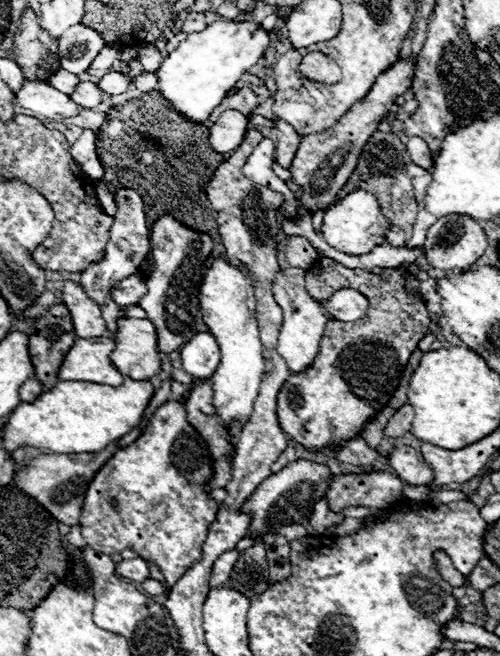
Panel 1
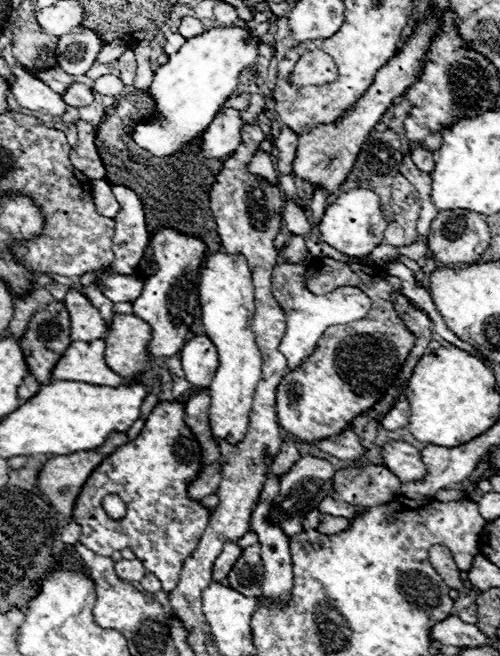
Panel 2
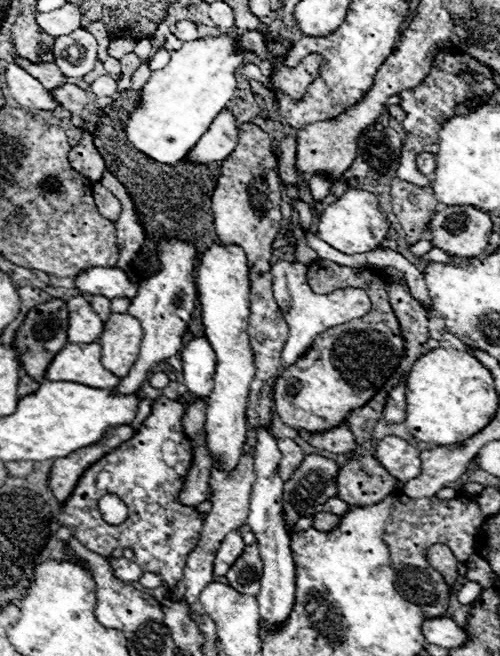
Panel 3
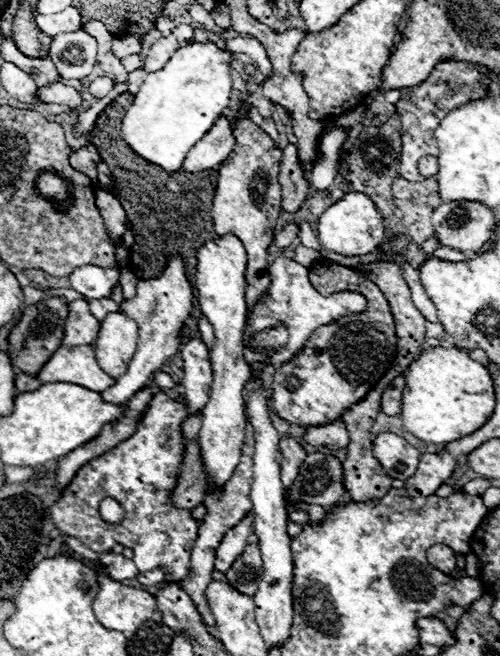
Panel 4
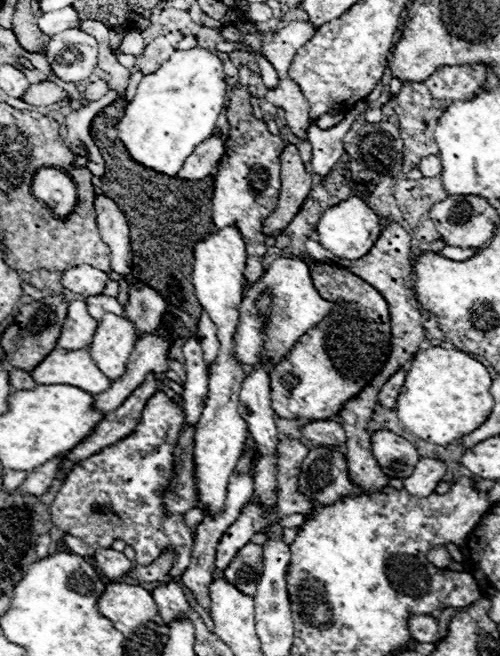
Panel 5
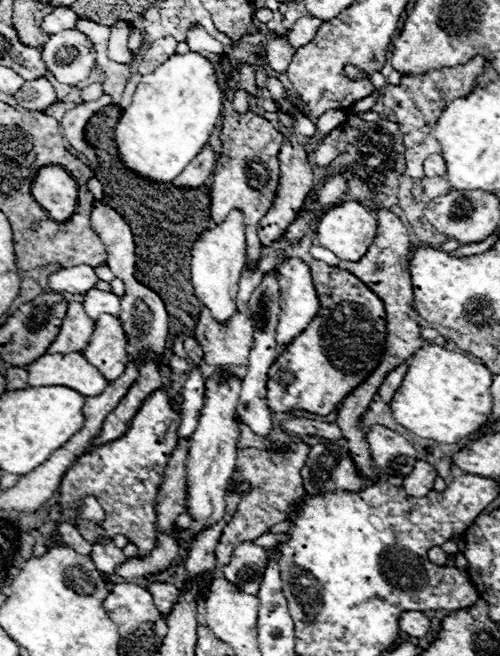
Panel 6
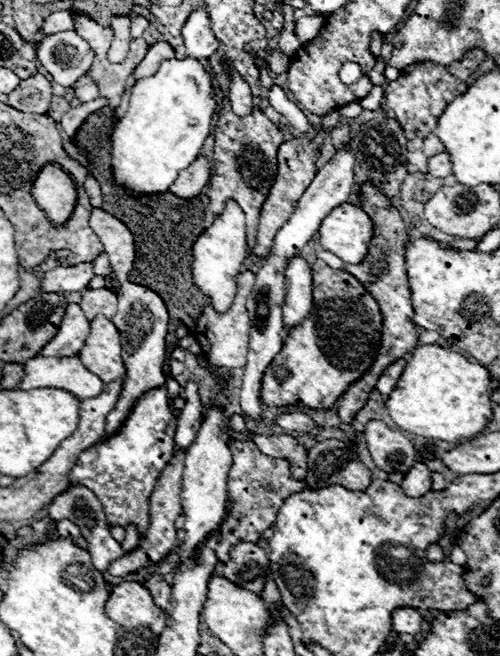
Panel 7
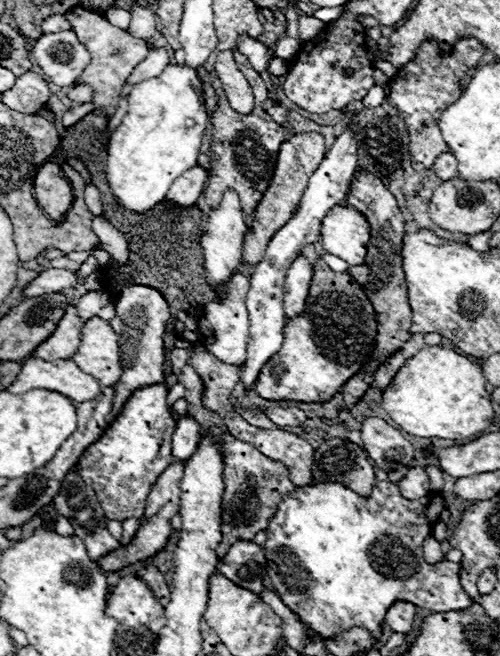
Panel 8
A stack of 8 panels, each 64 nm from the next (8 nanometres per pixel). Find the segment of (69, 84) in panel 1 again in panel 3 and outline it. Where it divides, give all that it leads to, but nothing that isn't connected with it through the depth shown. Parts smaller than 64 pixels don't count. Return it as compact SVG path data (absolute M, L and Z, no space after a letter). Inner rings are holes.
M16 56L16 64L20 64L20 68L24 68L30 76L36 76L36 80L40 80L40 84L44 84L44 88L48 90L56 90L68 80L56 64L32 64L28 60L22 60L20 56Z

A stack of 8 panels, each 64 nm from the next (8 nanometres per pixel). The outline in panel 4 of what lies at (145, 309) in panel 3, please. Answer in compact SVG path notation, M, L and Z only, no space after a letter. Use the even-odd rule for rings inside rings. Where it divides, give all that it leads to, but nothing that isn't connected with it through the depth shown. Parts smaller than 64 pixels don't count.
M170 256L166 270L156 280L148 280L136 286L136 296L132 300L126 300L122 304L122 312L130 318L134 318L140 326L140 338L138 338L138 350L132 356L132 362L128 364L128 370L124 376L116 380L108 392L102 394L106 402L126 402L134 396L140 388L144 388L156 370L172 358L180 348L180 332L184 326L184 320L190 316L192 310L192 286L186 278L186 262L182 256Z

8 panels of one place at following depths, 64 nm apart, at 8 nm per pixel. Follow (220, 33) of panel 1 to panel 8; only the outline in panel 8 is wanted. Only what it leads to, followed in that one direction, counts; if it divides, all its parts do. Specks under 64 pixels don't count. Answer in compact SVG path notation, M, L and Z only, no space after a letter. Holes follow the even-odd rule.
M166 64L160 76L142 80L132 86L128 94L128 112L122 124L112 132L108 142L108 160L106 160L106 176L114 198L128 210L148 210L156 202L160 202L170 184L188 168L196 166L198 152L202 146L202 136L208 126L208 108L204 102L202 80L196 68L188 68L188 64Z

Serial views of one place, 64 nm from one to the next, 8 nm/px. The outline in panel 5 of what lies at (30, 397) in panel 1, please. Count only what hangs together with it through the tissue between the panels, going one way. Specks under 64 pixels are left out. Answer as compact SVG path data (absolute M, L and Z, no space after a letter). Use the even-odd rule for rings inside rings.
M12 368L12 370L10 370L10 386L12 386L14 390L32 390L32 388L36 388L38 384L32 380L32 376L30 376L28 372Z

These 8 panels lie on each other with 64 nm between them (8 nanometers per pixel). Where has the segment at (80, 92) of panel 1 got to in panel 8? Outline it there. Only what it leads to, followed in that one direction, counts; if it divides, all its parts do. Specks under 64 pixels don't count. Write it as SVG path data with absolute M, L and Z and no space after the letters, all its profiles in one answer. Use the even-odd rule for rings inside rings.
M26 72L24 76L18 76L16 84L8 92L2 94L2 102L16 112L36 114L48 104L50 94L48 82L40 74Z

